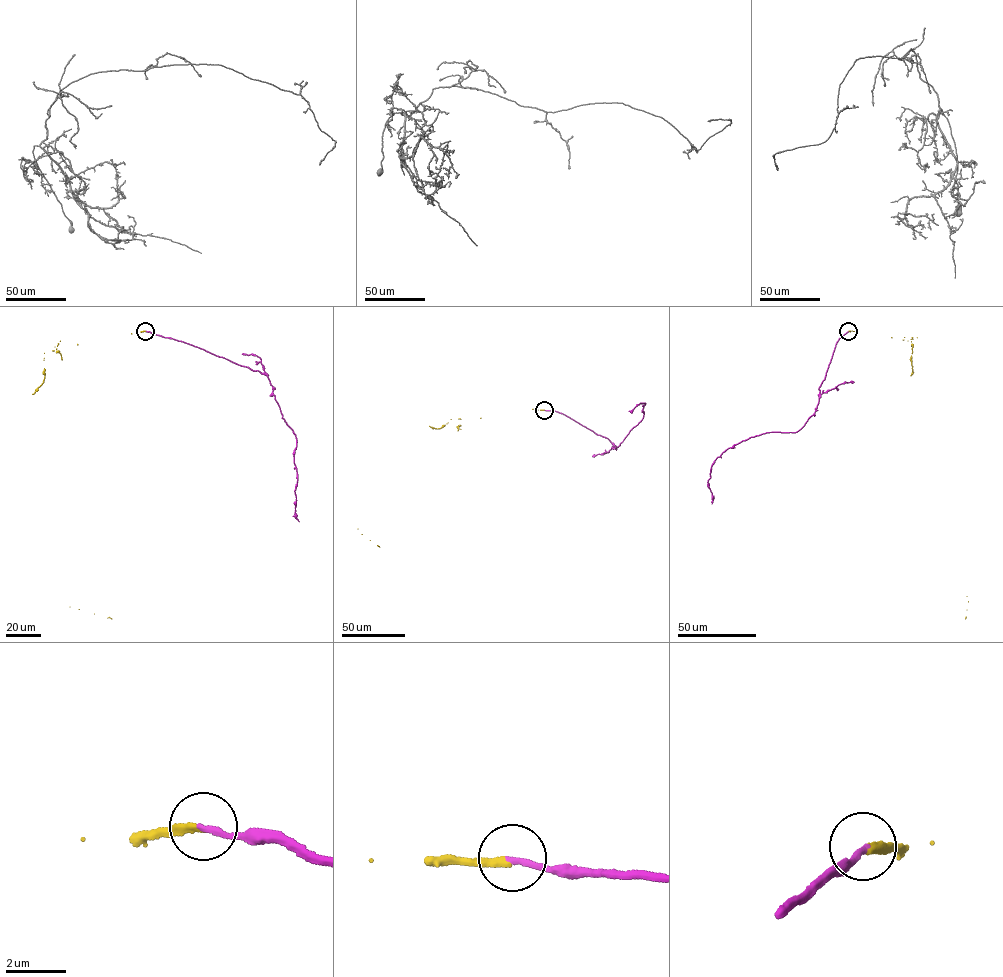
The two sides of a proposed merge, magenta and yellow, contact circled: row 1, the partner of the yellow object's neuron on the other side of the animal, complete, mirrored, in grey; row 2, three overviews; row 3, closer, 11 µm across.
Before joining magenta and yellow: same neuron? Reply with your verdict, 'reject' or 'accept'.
accept

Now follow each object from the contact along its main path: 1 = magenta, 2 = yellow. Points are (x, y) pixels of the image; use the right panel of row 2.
1: (848, 331), (836, 343), (815, 413), (797, 431), (761, 434), (724, 451), (708, 481), (712, 504)
2: (848, 331), (904, 337), (911, 346), (911, 375), (965, 618)

